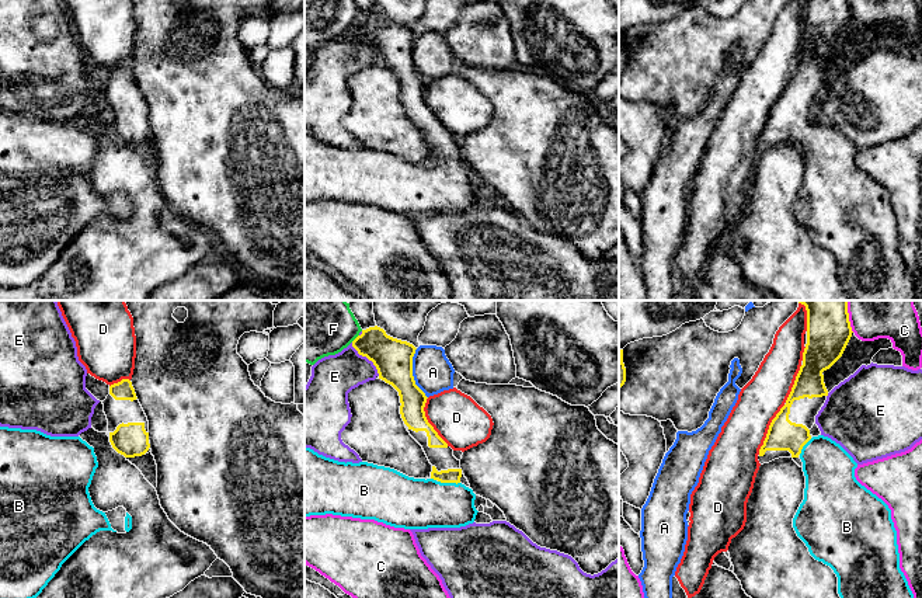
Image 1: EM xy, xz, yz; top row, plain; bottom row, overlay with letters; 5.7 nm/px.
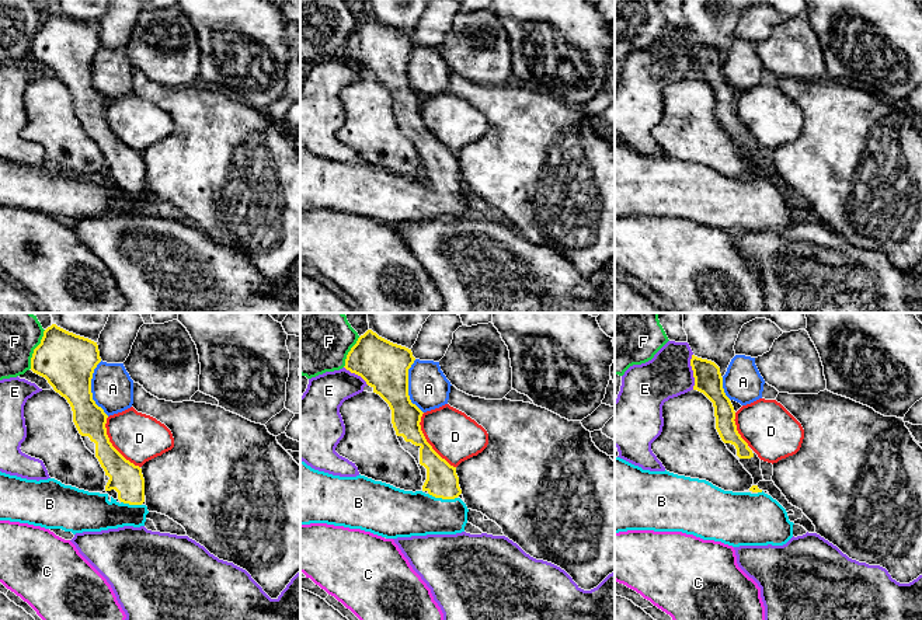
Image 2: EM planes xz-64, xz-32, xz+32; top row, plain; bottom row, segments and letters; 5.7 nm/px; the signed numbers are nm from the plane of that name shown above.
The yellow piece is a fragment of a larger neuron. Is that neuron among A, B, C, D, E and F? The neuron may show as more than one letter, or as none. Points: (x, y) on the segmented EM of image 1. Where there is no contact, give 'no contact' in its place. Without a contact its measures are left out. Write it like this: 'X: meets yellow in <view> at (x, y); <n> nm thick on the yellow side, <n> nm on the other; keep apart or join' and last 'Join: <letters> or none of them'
A: meets yellow in xz at (411, 374); 220 nm thick on the yellow side, 220 nm on the other; keep apart
B: meets yellow in xz at (449, 482); 80 nm thick on the yellow side, 280 nm on the other; join
C: meets yellow in yz at (848, 316); 260 nm thick on the yellow side, 380 nm on the other; keep apart
D: meets yellow in yz at (768, 430); 180 nm thick on the yellow side, 280 nm on the other; keep apart
E: meets yellow in xz at (366, 357); 220 nm thick on the yellow side, 240 nm on the other; keep apart
F: meets yellow in xz at (355, 339); 220 nm thick on the yellow side, 420 nm on the other; keep apart
Join: B

